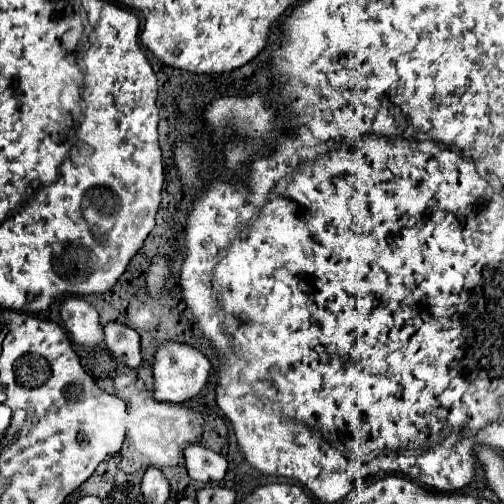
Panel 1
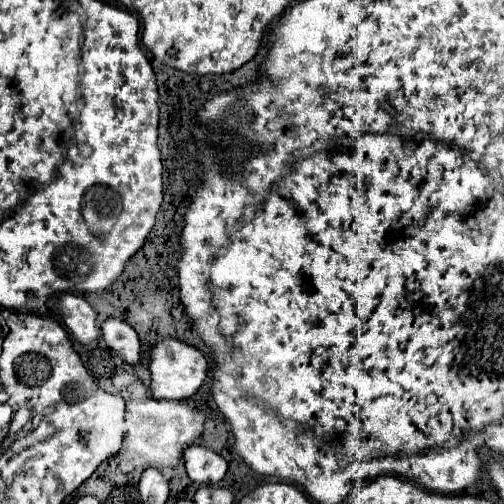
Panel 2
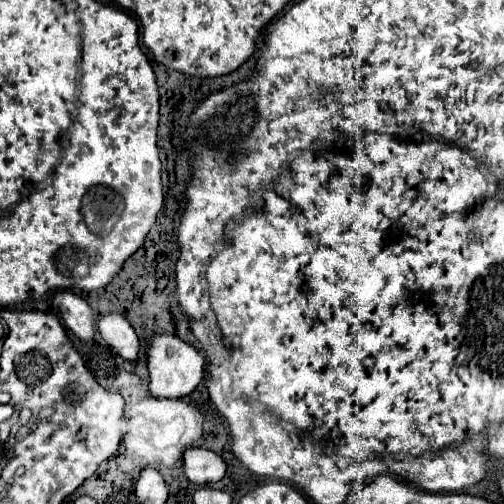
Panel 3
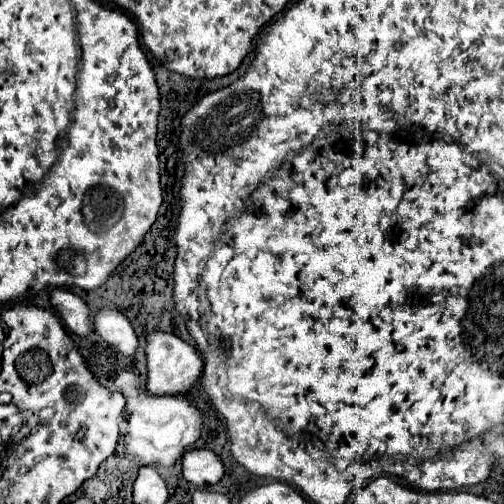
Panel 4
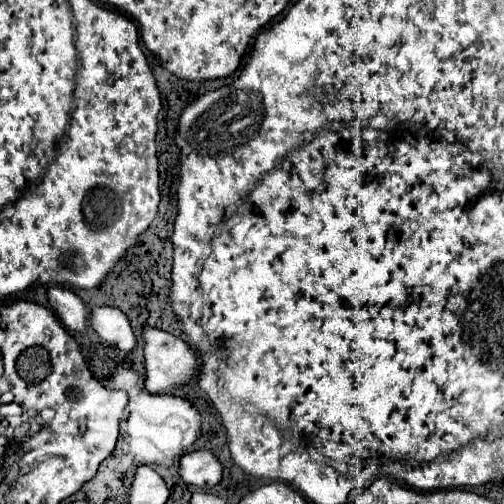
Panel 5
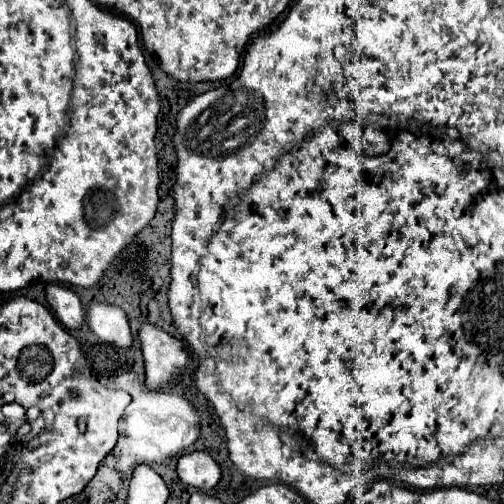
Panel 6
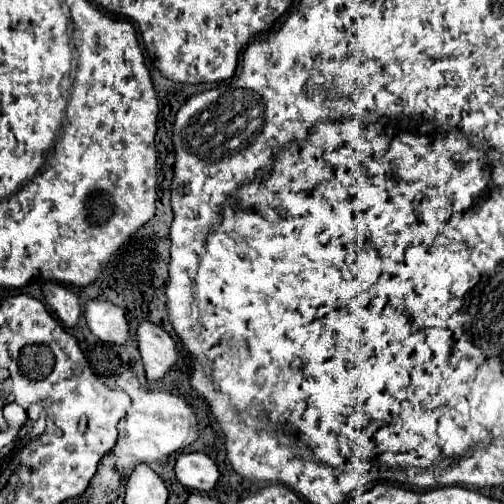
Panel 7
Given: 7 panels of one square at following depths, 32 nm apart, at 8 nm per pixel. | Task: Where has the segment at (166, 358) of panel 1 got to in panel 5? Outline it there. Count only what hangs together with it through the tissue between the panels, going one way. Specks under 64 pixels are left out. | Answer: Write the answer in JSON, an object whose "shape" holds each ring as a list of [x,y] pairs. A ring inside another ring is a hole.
{"shape":[[[144,328],[142,338],[146,342],[144,346],[144,358],[146,358],[146,390],[152,394],[162,394],[162,392],[172,392],[176,388],[186,386],[194,376],[200,372],[200,358],[196,352],[180,338],[156,330],[156,328]]]}

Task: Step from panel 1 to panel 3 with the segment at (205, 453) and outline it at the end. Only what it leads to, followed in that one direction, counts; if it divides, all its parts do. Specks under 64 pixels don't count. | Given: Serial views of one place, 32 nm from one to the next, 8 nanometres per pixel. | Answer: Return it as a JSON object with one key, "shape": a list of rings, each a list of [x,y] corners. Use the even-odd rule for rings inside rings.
{"shape":[[[188,448],[184,452],[184,472],[194,484],[214,484],[226,474],[226,462],[212,450]]]}

